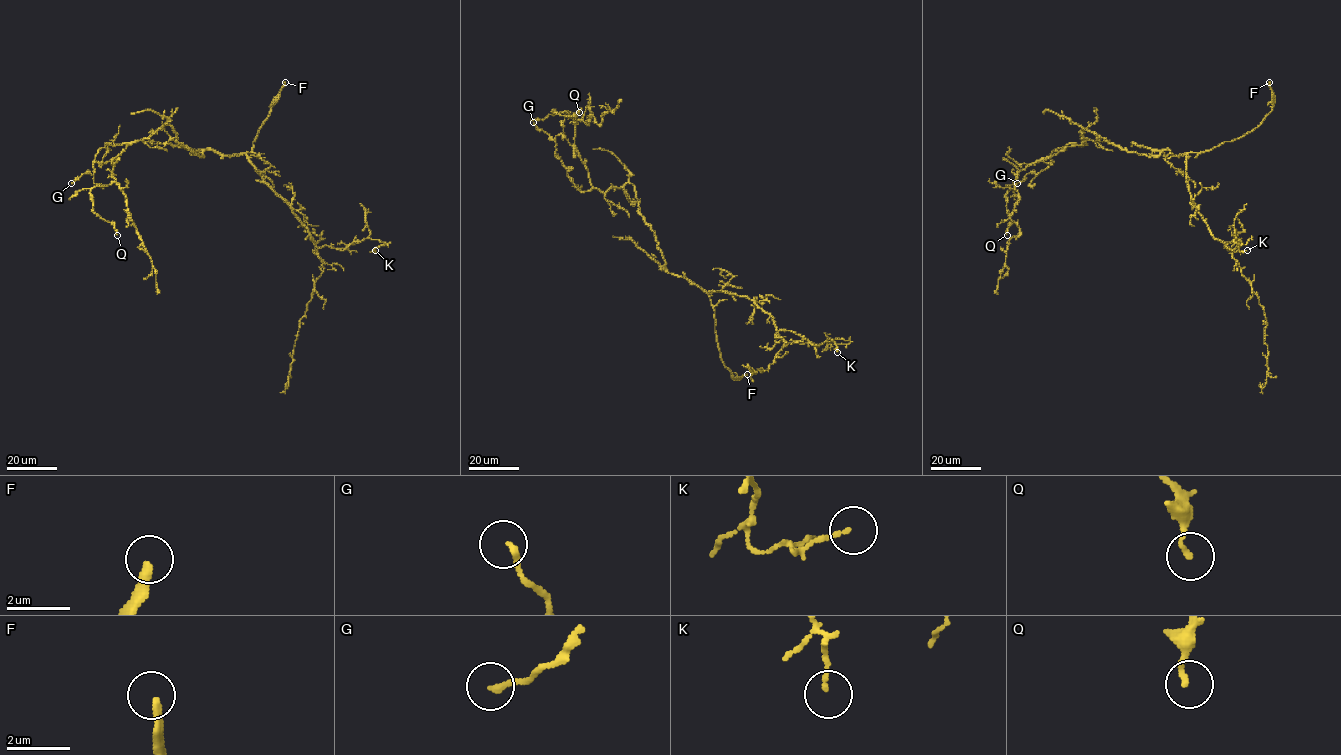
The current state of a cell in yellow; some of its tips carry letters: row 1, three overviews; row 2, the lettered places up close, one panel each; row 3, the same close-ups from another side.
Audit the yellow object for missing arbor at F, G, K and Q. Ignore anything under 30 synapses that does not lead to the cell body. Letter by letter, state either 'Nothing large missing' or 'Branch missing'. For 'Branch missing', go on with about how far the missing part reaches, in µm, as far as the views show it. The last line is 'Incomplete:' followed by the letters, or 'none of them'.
F: Branch missing. Missing length about 20 µm
G: Nothing large missing
K: Nothing large missing
Q: Nothing large missing
Incomplete: F

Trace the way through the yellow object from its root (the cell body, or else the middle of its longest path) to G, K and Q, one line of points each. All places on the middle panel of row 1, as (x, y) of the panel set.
G: (664, 258), (639, 212), (634, 186), (580, 191), (555, 155), (556, 143), (533, 122)
K: (664, 258), (668, 273), (707, 292), (745, 296), (778, 330), (815, 344), (850, 340), (835, 344), (837, 352)
Q: (664, 258), (639, 212), (634, 186), (596, 189), (575, 144), (577, 120), (552, 112), (579, 112)

